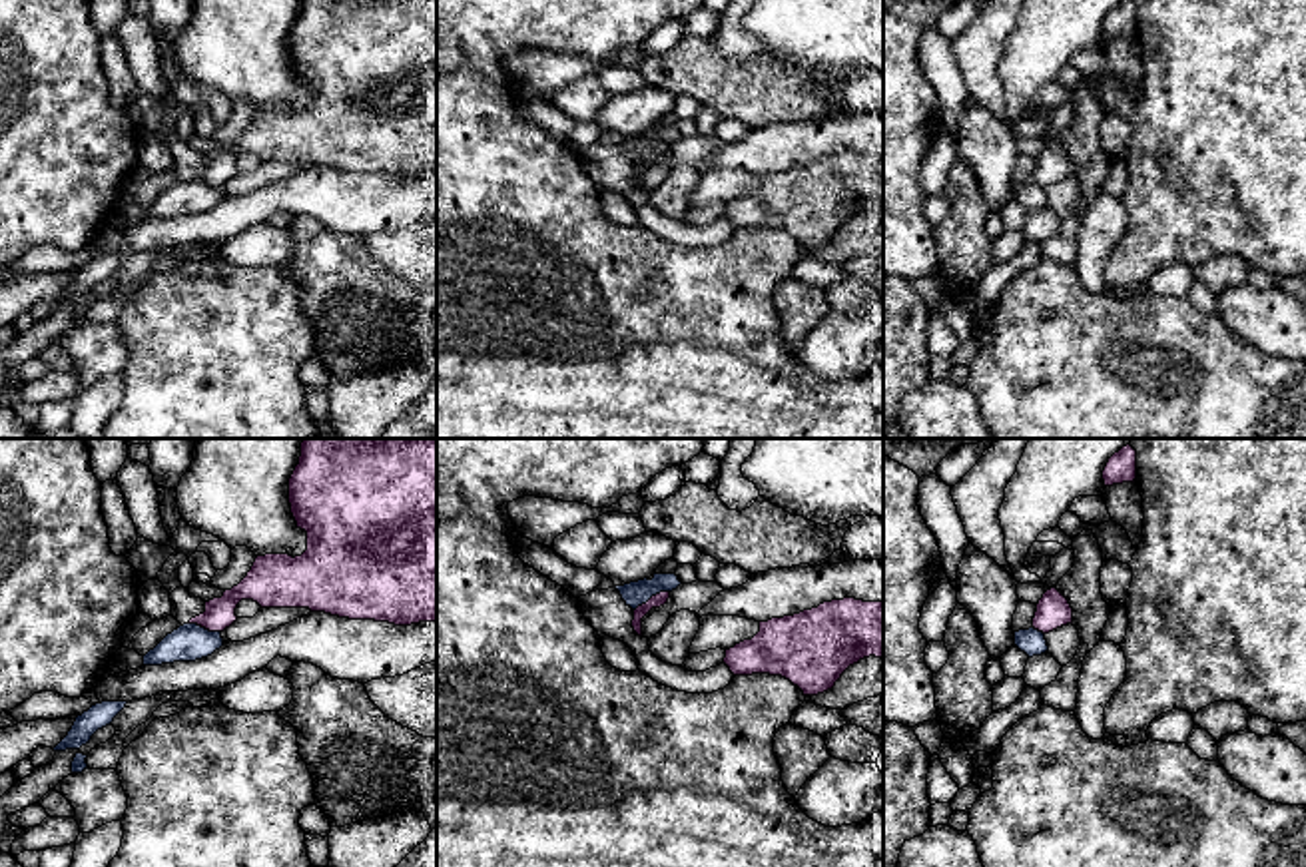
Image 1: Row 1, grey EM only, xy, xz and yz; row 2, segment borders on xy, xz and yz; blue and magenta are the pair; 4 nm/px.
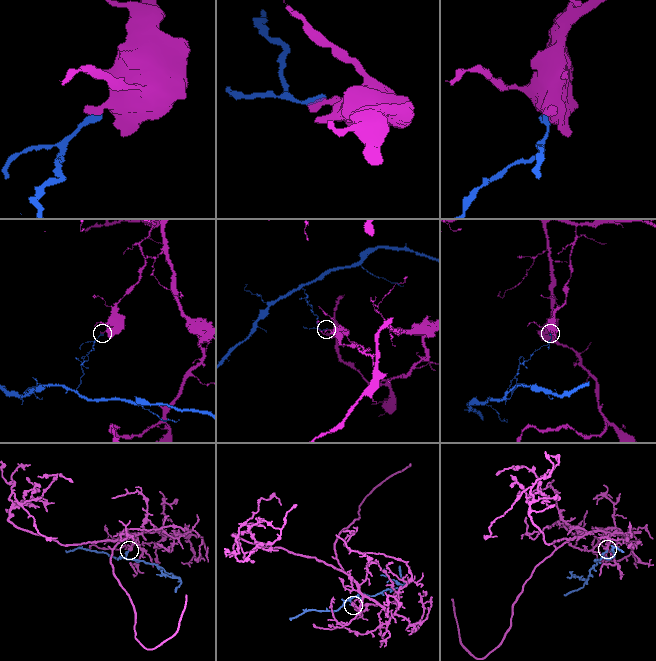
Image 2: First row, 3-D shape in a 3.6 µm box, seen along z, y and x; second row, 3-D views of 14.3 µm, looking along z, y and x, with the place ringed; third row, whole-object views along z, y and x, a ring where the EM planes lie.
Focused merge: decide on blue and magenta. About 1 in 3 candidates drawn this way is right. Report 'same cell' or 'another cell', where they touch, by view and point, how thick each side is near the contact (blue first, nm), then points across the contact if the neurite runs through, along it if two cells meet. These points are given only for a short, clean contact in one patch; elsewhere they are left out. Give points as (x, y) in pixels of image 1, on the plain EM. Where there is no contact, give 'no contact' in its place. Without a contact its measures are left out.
another cell; contact xz (651, 150); calibres 100 and 50 nm; border xz (668, 144), (652, 148), (635, 164)

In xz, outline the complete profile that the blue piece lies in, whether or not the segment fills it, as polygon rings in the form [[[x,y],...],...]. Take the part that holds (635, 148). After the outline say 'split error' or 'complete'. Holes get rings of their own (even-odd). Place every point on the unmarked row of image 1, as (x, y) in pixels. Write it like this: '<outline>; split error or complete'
[[[654,128],[652,134],[644,132],[644,134],[630,136],[624,140],[614,140],[614,142],[620,145],[626,159],[636,163],[638,159],[646,157],[652,149],[660,145],[672,145],[680,138],[682,136],[678,134],[676,128]]]; complete

